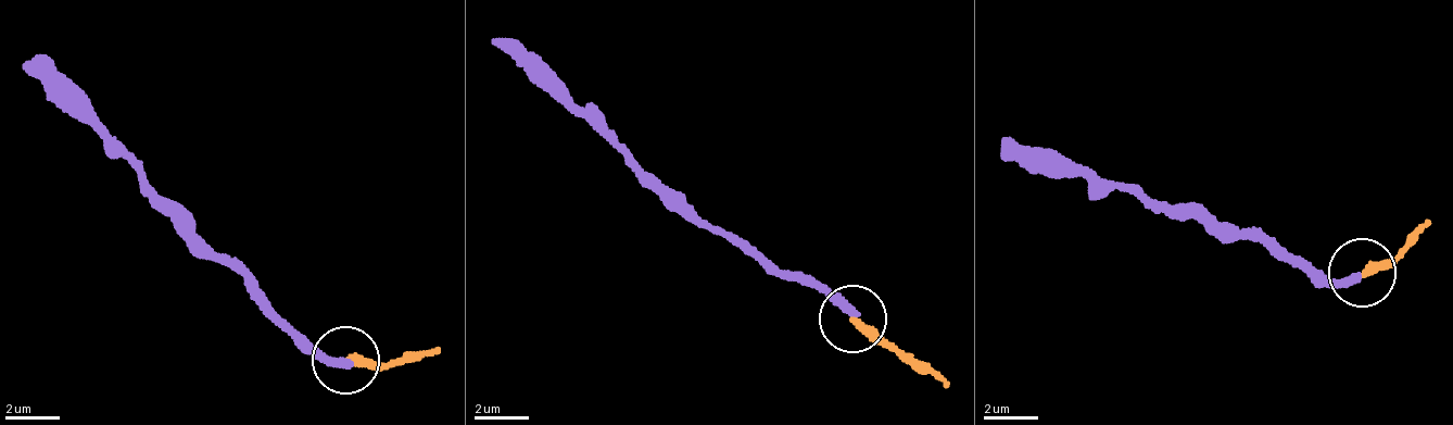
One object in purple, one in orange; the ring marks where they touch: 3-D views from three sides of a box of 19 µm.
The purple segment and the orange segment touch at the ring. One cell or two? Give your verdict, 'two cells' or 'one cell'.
two cells

